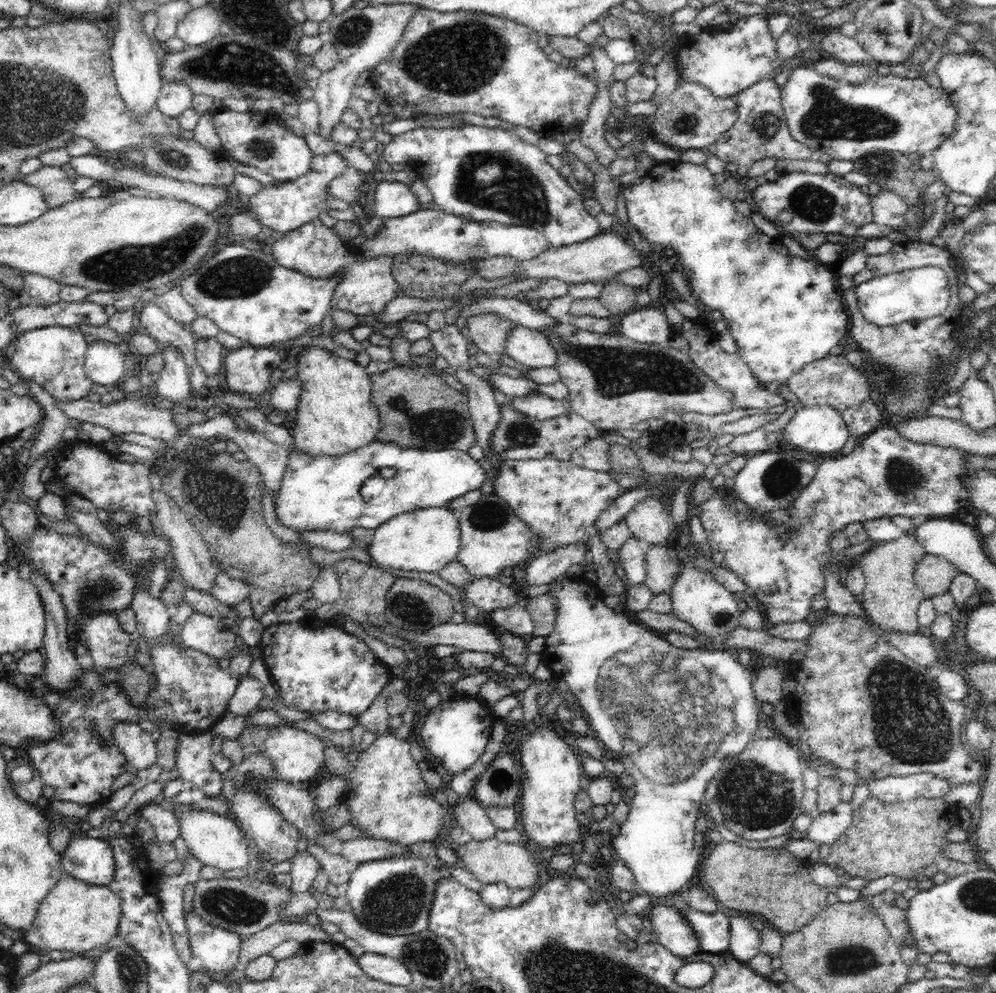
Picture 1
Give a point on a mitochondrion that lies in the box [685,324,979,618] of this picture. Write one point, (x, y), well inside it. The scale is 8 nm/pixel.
(902, 476)

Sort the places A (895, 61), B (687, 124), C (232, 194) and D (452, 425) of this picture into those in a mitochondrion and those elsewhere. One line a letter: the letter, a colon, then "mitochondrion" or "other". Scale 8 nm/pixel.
A: other
B: mitochondrion
C: other
D: mitochondrion

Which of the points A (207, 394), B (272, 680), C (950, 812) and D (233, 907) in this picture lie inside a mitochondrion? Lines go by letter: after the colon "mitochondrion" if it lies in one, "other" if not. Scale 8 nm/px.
A: other
B: other
C: other
D: mitochondrion

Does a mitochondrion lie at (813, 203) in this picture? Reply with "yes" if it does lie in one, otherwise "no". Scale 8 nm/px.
yes

